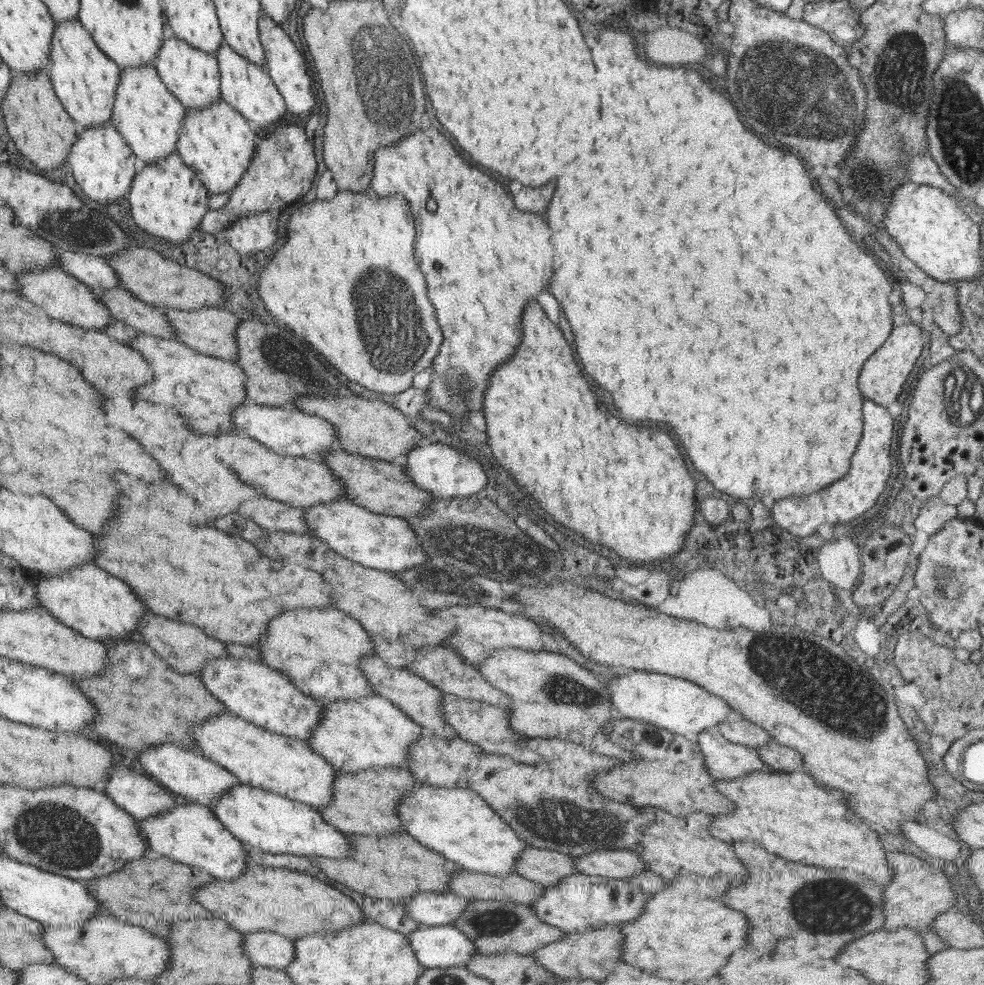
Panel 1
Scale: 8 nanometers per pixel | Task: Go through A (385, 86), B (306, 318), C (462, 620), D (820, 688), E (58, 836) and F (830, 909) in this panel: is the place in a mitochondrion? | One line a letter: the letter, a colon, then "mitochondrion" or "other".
A: mitochondrion
B: other
C: other
D: mitochondrion
E: mitochondrion
F: mitochondrion

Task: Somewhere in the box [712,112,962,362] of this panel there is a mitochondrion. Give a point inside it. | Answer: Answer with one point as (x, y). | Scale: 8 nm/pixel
(867, 178)

